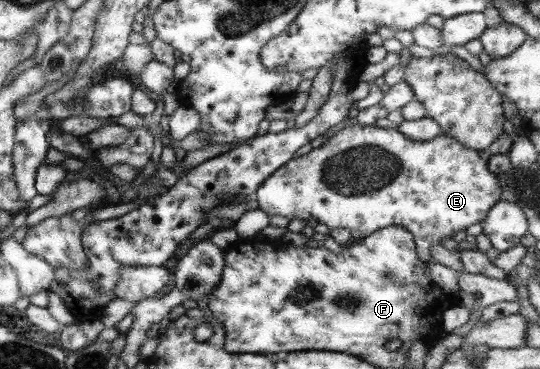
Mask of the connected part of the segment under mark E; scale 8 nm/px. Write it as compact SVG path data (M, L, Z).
M375 124L371 126L354 125L342 128L328 138L321 146L311 148L306 154L286 161L279 169L276 169L276 171L273 171L271 175L268 175L261 181L253 194L255 194L258 209L266 213L267 216L281 215L281 217L286 217L288 220L304 219L307 221L307 219L315 219L317 223L326 225L329 230L337 228L347 229L351 234L353 242L361 241L362 238L367 237L377 228L384 228L385 226L403 227L412 235L413 243L415 244L415 253L418 258L421 261L427 262L431 259L430 249L432 247L441 244L442 239L453 237L457 231L463 231L469 225L475 225L475 223L483 221L486 213L500 200L502 189L500 188L497 175L494 175L487 168L489 156L486 149L483 151L473 151L472 149L463 147L452 137L441 134L436 135L429 141L411 141L409 138L403 137L397 128L379 128Z

